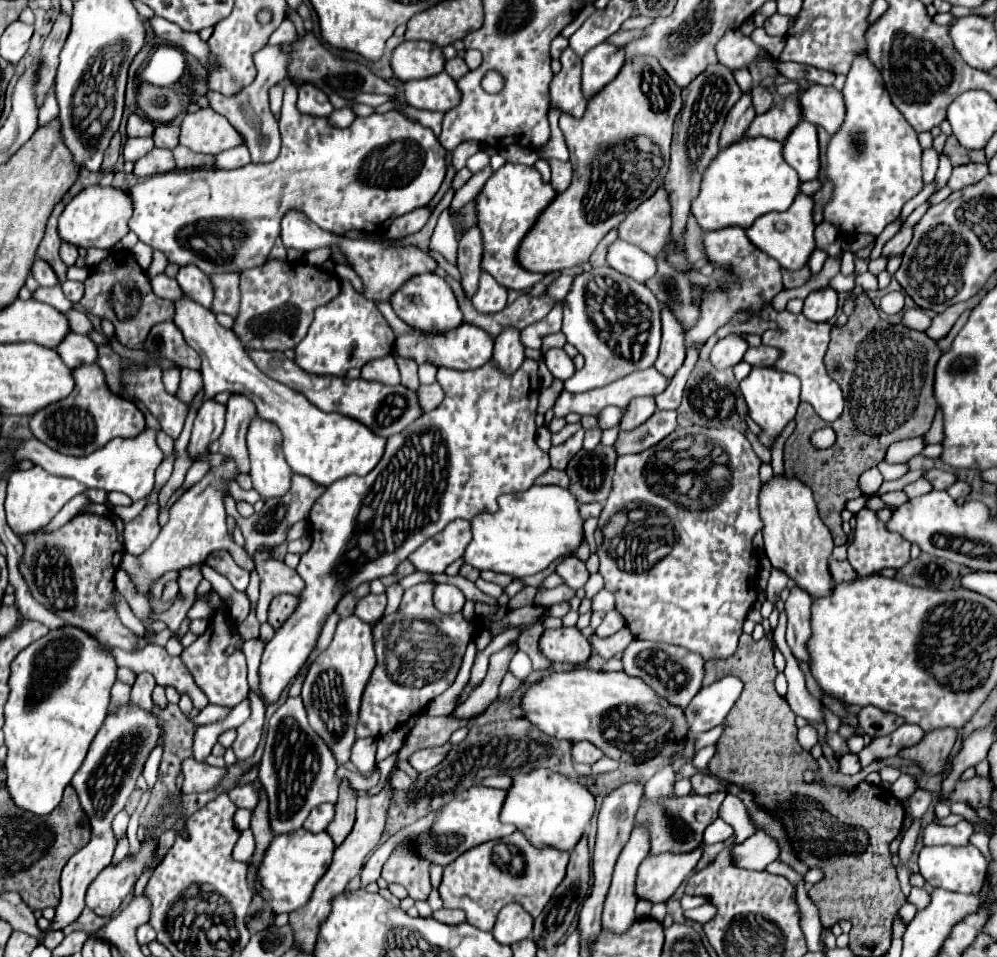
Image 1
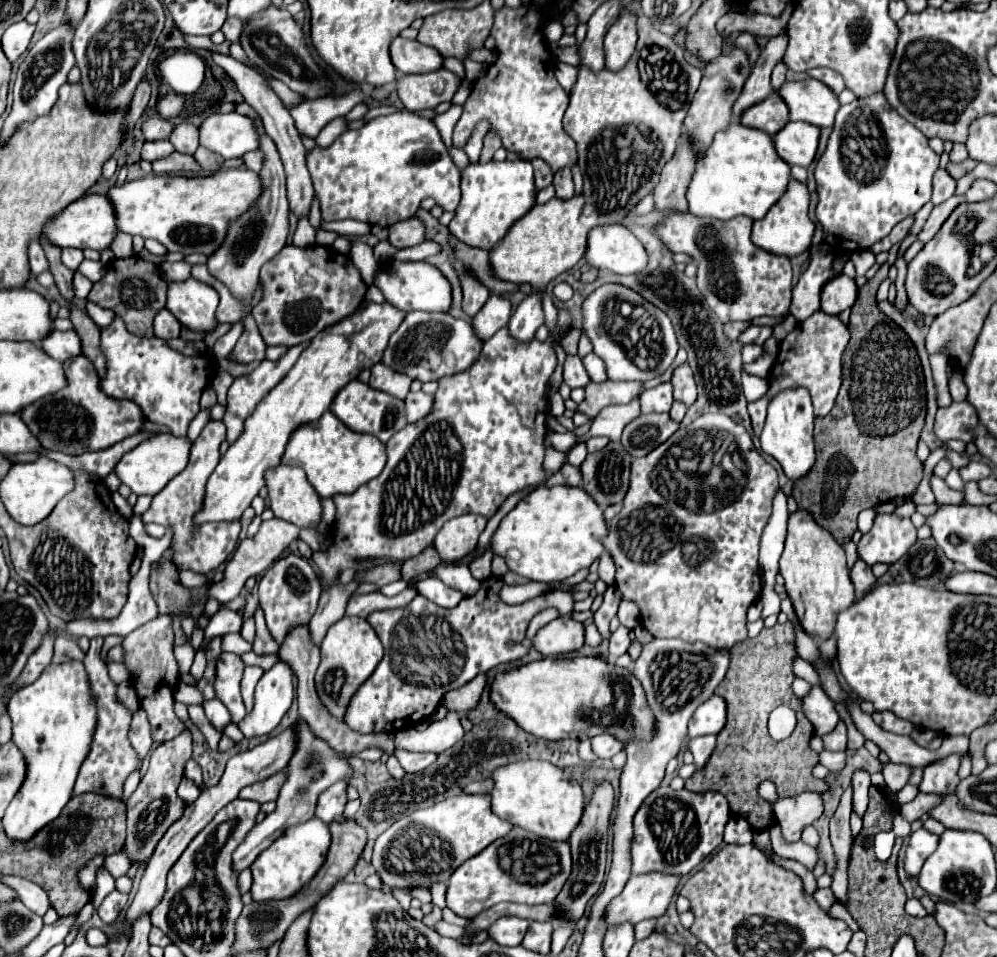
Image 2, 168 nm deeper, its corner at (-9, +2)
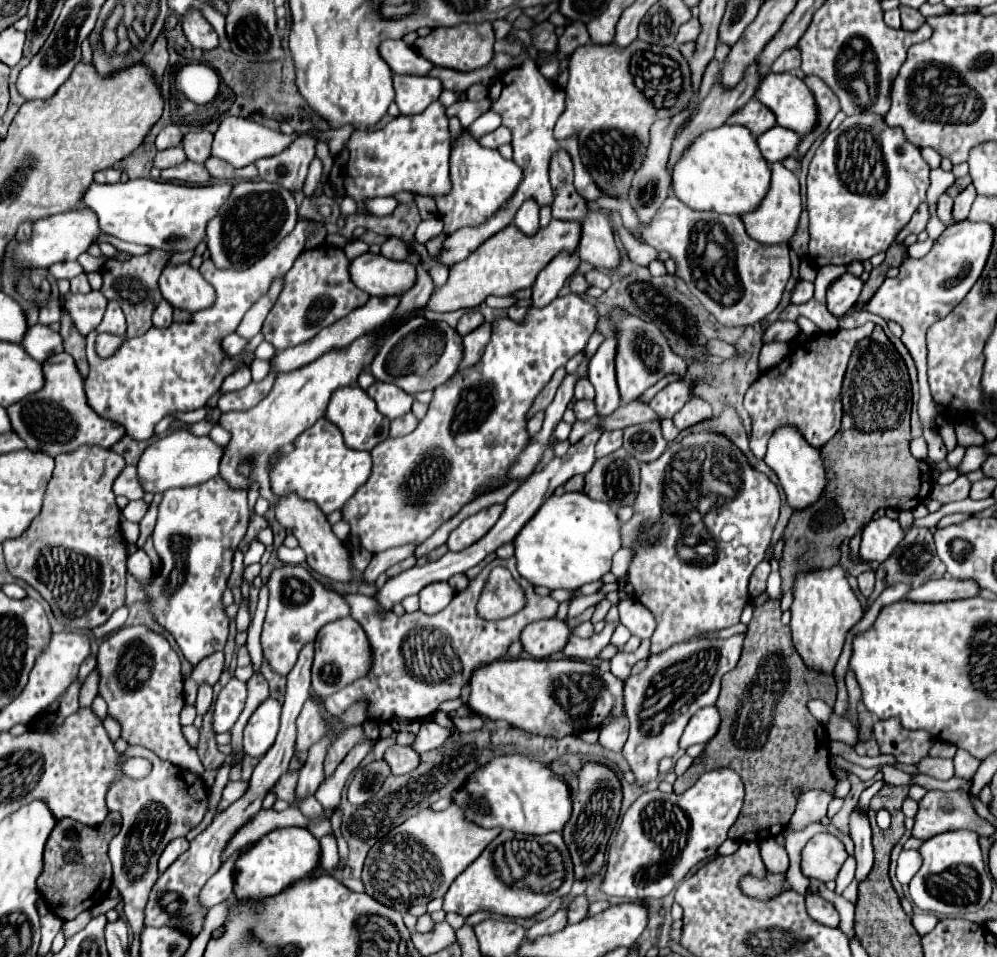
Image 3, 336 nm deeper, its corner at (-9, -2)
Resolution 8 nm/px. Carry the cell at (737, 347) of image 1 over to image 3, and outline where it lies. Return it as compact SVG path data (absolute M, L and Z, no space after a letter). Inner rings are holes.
M777 320L775 324L771 324L765 334L763 340L765 342L773 342L773 340L781 340L781 342L791 342L795 336L799 336L801 330L797 326L797 322L789 322L789 320Z

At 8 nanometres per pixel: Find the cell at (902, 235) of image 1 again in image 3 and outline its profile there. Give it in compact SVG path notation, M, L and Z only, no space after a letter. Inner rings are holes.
M971 184L971 186L967 186L957 198L955 198L955 206L953 206L953 216L955 216L955 220L959 222L959 220L965 220L967 218L967 214L969 214L969 208L971 208L971 204L973 204L973 200L975 200L975 186Z

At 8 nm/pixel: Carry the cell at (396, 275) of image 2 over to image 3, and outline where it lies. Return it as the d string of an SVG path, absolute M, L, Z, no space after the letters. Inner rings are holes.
M365 252L351 260L349 274L353 284L371 296L403 294L415 284L415 266L409 262L395 262L381 254Z

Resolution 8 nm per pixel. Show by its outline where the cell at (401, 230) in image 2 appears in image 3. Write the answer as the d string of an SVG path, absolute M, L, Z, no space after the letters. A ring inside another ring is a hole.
M393 236L393 238L387 238L387 240L383 242L381 254L383 254L385 258L389 258L389 260L405 260L407 254L409 254L409 248L407 248L407 244L405 244L401 238Z

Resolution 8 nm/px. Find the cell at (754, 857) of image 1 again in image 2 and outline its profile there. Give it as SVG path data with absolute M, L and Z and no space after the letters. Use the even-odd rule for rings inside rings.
M763 780L757 788L757 794L771 804L781 824L785 842L799 842L803 826L817 820L823 812L823 802L815 792L803 792L793 798L783 798L777 794L777 788L773 782Z

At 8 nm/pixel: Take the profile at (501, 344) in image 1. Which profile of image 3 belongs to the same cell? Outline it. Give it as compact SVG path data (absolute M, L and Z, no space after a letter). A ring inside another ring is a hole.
M577 252L557 254L557 258L553 258L553 262L549 262L549 266L545 266L545 270L541 270L541 274L537 276L537 282L533 284L533 306L543 308L551 300L555 300L559 296L559 290L563 288L565 280L569 276L573 276L573 272L579 268L579 264L581 264L581 258Z

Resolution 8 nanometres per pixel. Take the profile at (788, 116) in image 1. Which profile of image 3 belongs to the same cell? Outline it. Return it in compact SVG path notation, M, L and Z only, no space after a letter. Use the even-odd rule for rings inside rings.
M749 100L741 110L737 110L727 124L741 124L745 126L753 136L759 136L763 134L765 130L773 128L777 122L775 122L775 116L773 112L763 106L759 100Z

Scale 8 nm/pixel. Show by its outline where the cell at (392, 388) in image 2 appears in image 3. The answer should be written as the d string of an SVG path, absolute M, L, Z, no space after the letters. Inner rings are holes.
M375 382L367 394L375 400L377 404L377 410L389 418L389 420L395 420L395 418L401 418L405 416L409 410L411 410L411 404L413 404L413 396L405 394L401 388L393 386L393 384L383 384L383 382Z

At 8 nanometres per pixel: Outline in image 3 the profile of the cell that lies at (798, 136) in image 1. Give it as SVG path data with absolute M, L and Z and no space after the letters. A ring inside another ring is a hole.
M781 126L769 128L765 134L757 136L759 150L767 162L781 162L797 150L799 134L793 130L783 130Z

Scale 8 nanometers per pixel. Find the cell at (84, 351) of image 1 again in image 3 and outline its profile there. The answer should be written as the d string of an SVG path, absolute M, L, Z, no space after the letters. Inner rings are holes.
M35 324L35 326L27 328L27 332L21 340L21 346L37 362L43 362L51 354L63 352L59 332L53 332L49 326L41 326L41 324Z

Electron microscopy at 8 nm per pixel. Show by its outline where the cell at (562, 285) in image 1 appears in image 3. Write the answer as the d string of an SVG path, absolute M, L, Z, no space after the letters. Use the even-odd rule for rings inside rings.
M593 268L591 272L587 272L585 278L587 278L587 282L589 282L591 286L597 286L597 288L601 288L601 290L607 290L607 288L611 286L611 278L609 278L605 272L597 270L597 268Z

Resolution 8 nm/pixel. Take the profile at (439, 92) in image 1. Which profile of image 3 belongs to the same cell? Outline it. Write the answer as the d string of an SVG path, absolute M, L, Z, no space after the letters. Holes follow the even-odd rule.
M393 76L395 104L401 114L419 114L435 102L443 90L441 82L431 76Z

